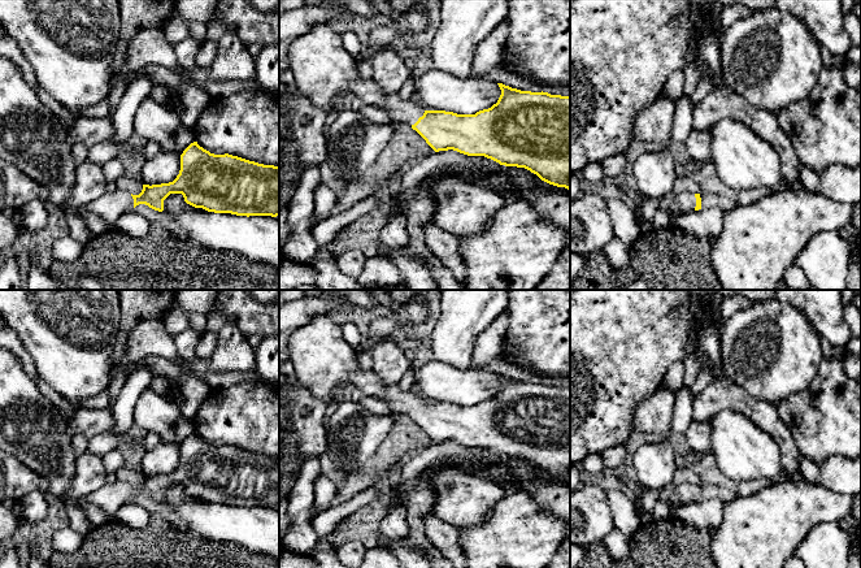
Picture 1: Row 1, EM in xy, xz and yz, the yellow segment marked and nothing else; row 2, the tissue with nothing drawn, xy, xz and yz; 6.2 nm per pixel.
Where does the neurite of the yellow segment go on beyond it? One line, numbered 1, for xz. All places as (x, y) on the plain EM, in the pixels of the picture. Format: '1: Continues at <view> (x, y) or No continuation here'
1: Continues at xz (322, 359)

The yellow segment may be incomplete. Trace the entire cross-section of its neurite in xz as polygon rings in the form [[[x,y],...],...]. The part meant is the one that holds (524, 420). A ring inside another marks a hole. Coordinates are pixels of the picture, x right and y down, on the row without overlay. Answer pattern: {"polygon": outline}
{"polygon": [[[318,316],[292,331],[288,338],[290,361],[295,368],[297,383],[308,389],[316,398],[331,403],[335,396],[332,390],[340,385],[353,385],[364,396],[381,398],[388,403],[392,413],[410,416],[426,434],[435,442],[453,441],[468,447],[484,447],[500,456],[525,459],[536,465],[542,472],[570,481],[570,386],[551,386],[548,383],[531,383],[512,380],[497,374],[501,386],[496,395],[475,406],[457,406],[445,402],[425,402],[413,391],[404,391],[399,385],[384,385],[373,369],[362,369],[357,360],[356,348],[343,335],[342,328],[334,324],[330,316]]]}

